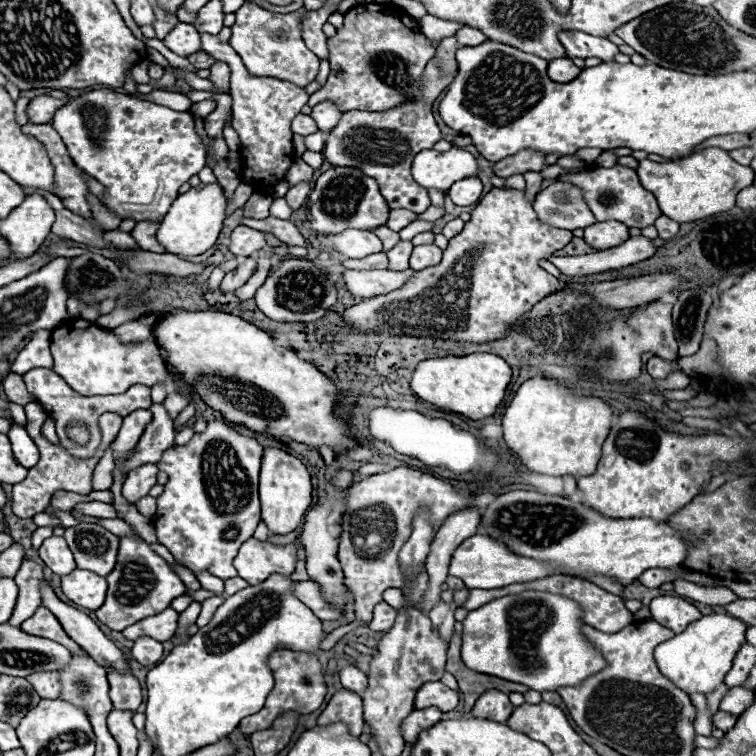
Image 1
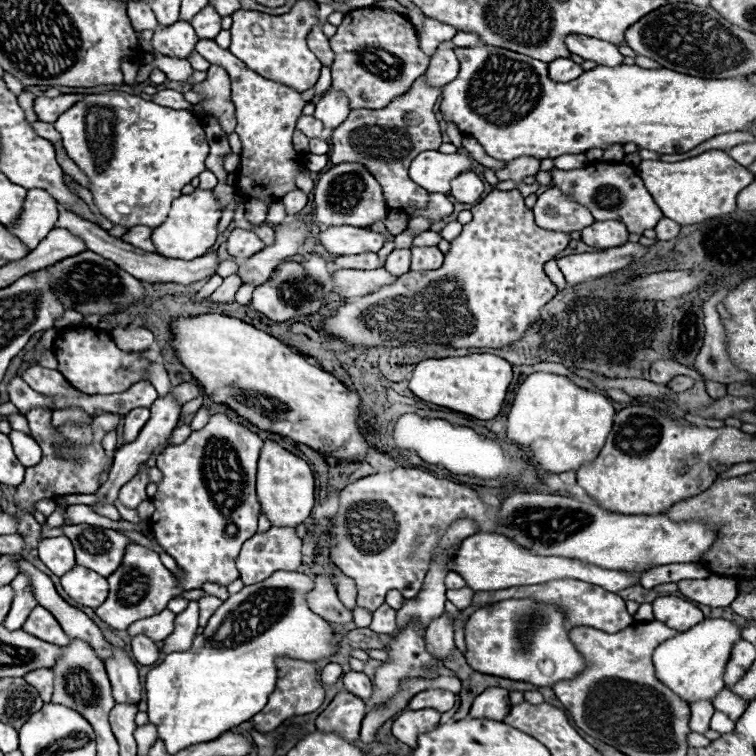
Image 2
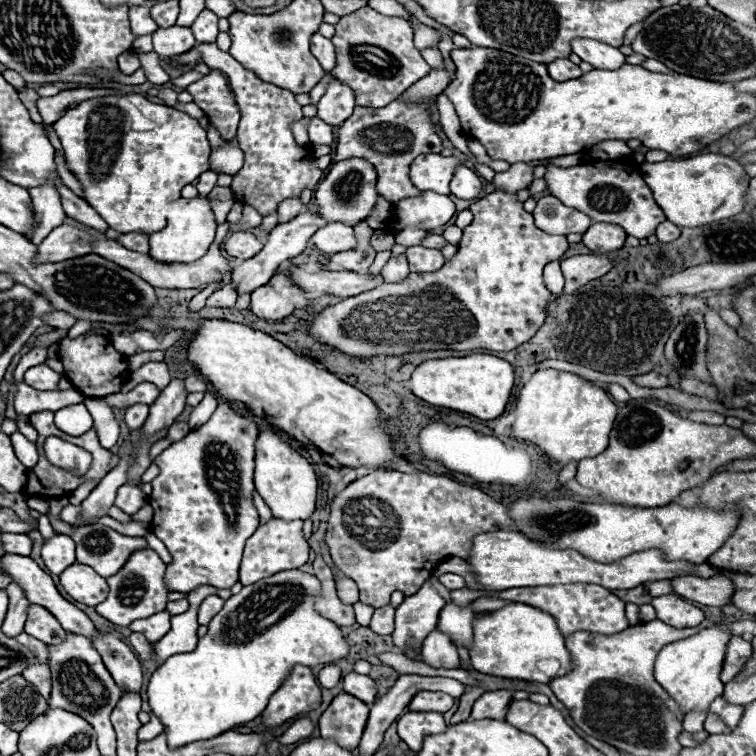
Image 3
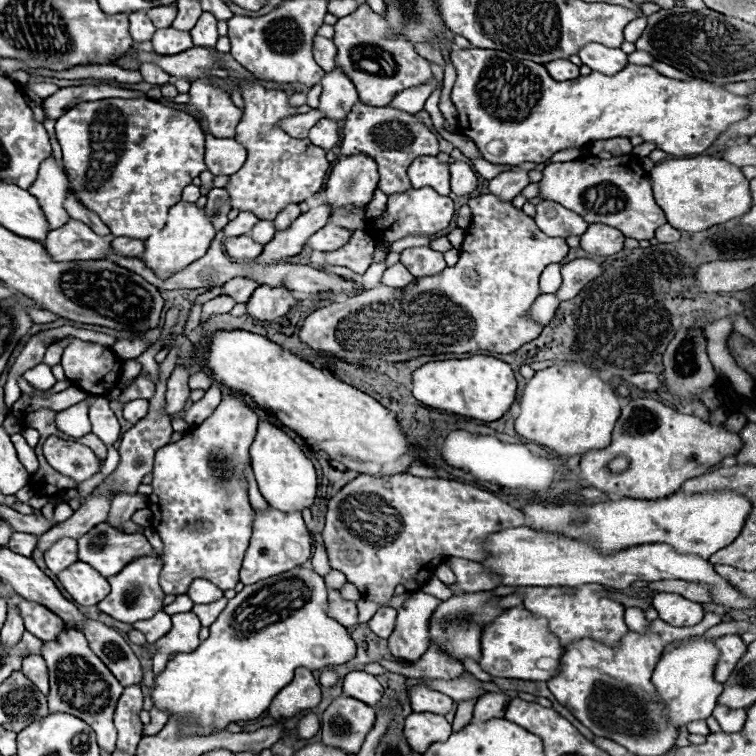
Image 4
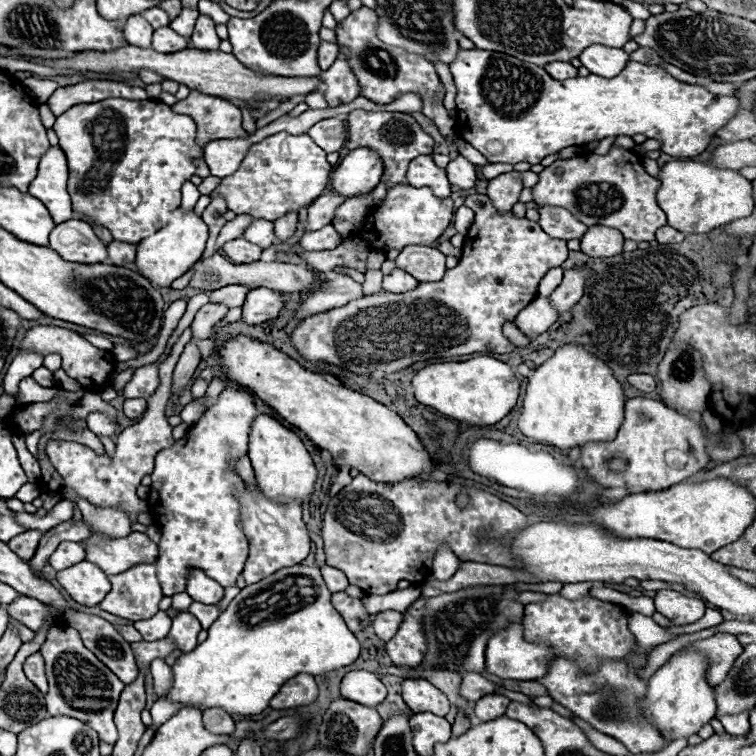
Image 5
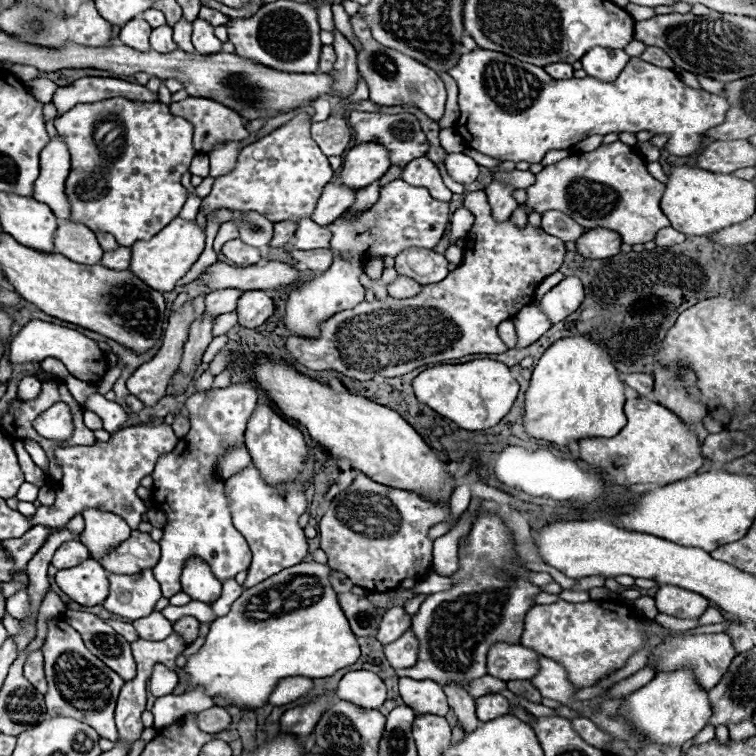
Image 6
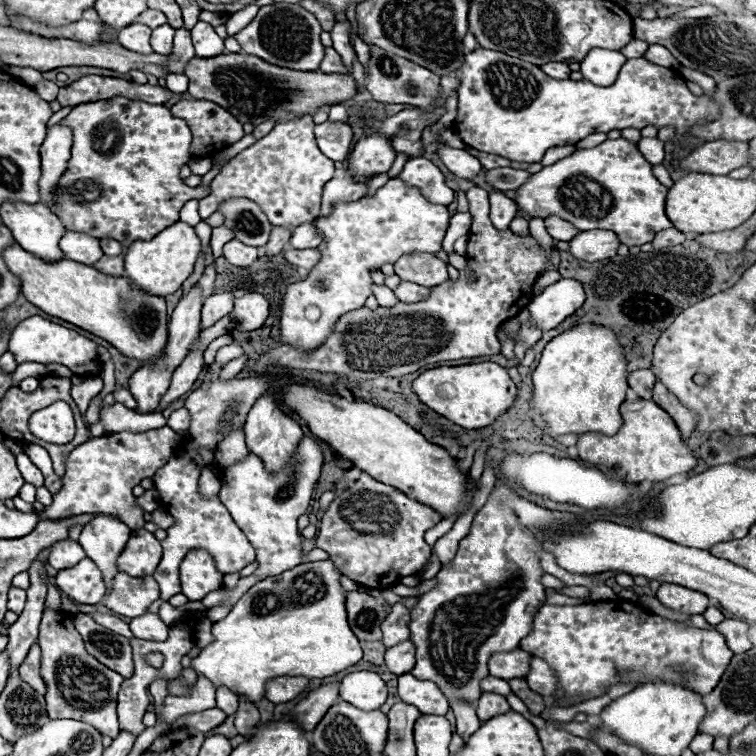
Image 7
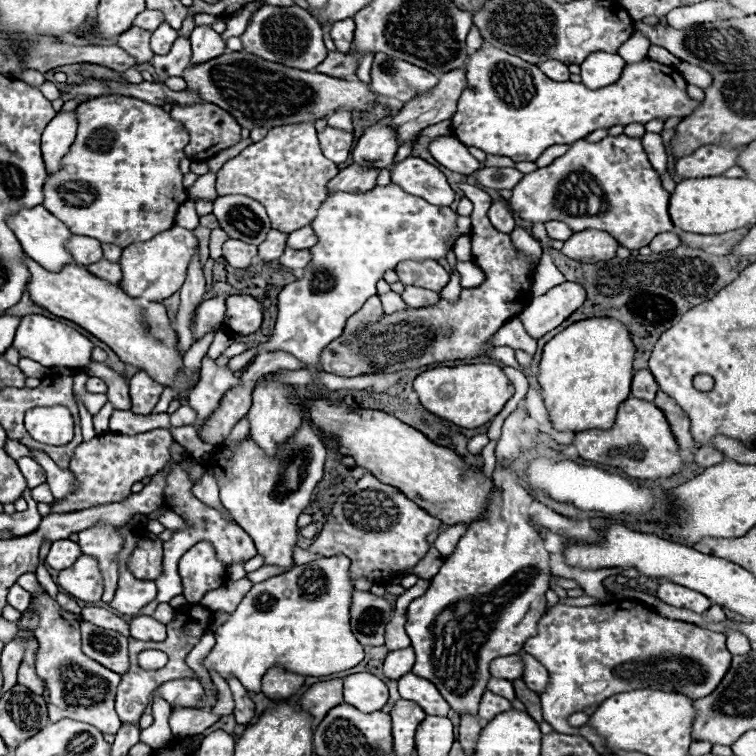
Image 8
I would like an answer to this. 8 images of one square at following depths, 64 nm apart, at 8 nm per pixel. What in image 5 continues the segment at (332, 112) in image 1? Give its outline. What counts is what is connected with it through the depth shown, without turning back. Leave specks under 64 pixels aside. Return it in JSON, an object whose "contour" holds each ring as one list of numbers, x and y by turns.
{"contour":[[344,52,338,54,336,62,330,66,330,70,322,72,320,78,324,82,324,100,328,108,350,104,354,98,360,96,360,86,346,62]]}

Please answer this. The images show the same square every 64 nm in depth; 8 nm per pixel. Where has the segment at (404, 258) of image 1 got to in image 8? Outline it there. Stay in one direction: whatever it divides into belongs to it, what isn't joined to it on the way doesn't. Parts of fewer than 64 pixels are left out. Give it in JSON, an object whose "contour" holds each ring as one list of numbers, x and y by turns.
{"contour":[[404,286,404,292,400,296,412,308,430,306,430,304,438,302,438,292,432,292,432,290,426,290,426,288,418,288,418,286]]}

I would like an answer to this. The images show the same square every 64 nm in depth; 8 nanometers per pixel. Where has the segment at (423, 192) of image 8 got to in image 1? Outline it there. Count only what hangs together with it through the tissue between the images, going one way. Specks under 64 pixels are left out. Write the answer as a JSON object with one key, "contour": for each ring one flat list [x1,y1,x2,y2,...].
{"contour":[[450,148,448,152,422,150,412,162,412,176,424,188,446,192,452,182,460,178,478,176,478,158,464,148]]}

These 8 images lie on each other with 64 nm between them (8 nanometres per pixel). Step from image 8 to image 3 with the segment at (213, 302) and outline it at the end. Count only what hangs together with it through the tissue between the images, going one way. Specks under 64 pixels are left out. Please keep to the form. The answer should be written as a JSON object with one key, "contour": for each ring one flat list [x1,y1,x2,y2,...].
{"contour":[[302,212,302,214,298,214,296,218,292,218,292,222,278,224,278,226,270,232,270,236,268,236,268,242,266,242,268,246,264,244,264,248,262,248,256,256,252,256,252,258,248,258,248,260,242,260,242,262,238,262,238,264,234,266,232,284,236,286,238,294,242,294,242,292,252,292,252,290,264,286,264,284,274,276,274,270,276,270,282,262,286,262,288,258,294,258,294,256,298,256,298,254,302,254,302,252,306,250,306,242,310,240,310,236,312,236,320,226,322,226,322,220,320,220,318,212]]}

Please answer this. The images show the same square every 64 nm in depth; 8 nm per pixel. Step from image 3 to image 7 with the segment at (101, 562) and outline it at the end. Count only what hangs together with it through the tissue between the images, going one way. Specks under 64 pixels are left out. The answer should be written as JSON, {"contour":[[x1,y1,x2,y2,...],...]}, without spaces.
{"contour":[[140,528,132,532,128,544,116,558,116,568,130,576,154,574,156,566,160,564,160,558,162,558,160,540,156,540,152,532]]}

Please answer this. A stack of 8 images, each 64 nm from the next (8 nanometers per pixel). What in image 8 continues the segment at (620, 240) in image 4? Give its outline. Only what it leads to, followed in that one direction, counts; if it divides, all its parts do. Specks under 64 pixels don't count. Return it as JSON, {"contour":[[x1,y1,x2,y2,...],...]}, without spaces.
{"contour":[[584,230,572,234,566,242,562,252,578,262,600,262,600,260,612,260,618,250,618,242,612,234,604,230]]}

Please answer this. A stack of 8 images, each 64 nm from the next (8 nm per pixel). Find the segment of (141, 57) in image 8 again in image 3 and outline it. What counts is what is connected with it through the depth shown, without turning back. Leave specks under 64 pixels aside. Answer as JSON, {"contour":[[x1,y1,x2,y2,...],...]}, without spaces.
{"contour":[[132,6,130,8,130,24,132,24,132,32,136,36,144,36,144,34,152,34,154,30,158,30,158,24,152,20,148,6]]}

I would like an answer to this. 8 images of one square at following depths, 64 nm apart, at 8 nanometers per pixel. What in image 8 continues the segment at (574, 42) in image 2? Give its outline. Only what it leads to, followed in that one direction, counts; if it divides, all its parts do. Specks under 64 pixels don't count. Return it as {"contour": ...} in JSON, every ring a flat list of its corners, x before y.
{"contour":[[592,52,584,62,582,62,582,82,588,88,604,88,608,84,614,84,626,62,618,54,610,52]]}

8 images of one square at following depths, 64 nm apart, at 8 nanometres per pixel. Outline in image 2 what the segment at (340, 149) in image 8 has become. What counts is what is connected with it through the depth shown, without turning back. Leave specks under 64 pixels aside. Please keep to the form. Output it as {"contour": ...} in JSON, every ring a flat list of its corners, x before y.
{"contour":[[300,116,296,122,296,130,306,134,308,138,324,138,324,126,314,116]]}

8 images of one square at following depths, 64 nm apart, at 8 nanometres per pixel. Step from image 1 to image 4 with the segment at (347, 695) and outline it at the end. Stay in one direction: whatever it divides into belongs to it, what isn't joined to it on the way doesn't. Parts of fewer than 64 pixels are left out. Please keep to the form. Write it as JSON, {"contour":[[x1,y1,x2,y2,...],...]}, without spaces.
{"contour":[[338,696,322,714,322,742,356,754,368,728,374,726,374,718,376,712,372,706,350,696]]}

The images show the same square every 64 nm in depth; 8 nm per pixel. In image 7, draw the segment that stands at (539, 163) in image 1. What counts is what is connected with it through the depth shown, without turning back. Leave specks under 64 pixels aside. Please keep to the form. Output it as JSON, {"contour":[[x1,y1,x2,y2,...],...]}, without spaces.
{"contour":[[494,188,490,192,490,220,496,228,500,230,508,228,516,212,518,212,518,204,512,198,508,198,502,190]]}

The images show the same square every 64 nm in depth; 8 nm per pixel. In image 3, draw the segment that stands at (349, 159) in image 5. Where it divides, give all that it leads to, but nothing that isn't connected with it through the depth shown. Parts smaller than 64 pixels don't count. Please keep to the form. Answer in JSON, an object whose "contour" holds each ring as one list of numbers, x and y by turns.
{"contour":[[350,158,344,162,334,162,326,178,318,182,316,188,316,204,318,214,324,222,344,222,350,226,356,226,364,222,376,208,378,190,376,190,376,172,370,162,364,162,362,158]]}

